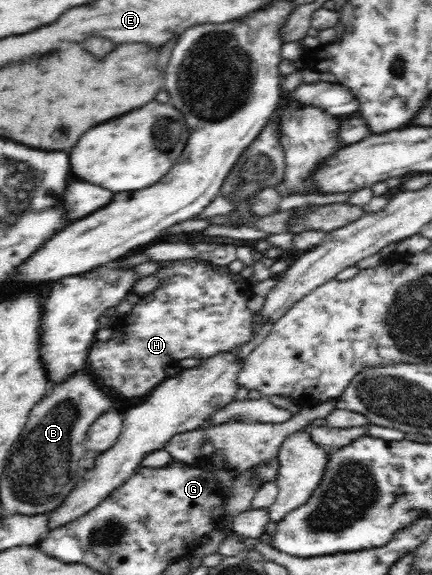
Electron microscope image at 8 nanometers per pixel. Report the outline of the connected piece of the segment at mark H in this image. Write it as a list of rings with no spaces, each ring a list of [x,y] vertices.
[[[193,259],[167,261],[166,267],[156,274],[163,279],[163,286],[153,294],[144,296],[130,315],[115,317],[111,339],[107,342],[95,340],[86,360],[87,368],[96,376],[98,382],[119,397],[147,395],[167,378],[165,368],[177,364],[183,358],[193,356],[202,359],[221,352],[231,352],[253,338],[253,311],[247,307],[247,298],[253,292],[247,280],[243,285],[234,284],[233,280],[217,267]]]

